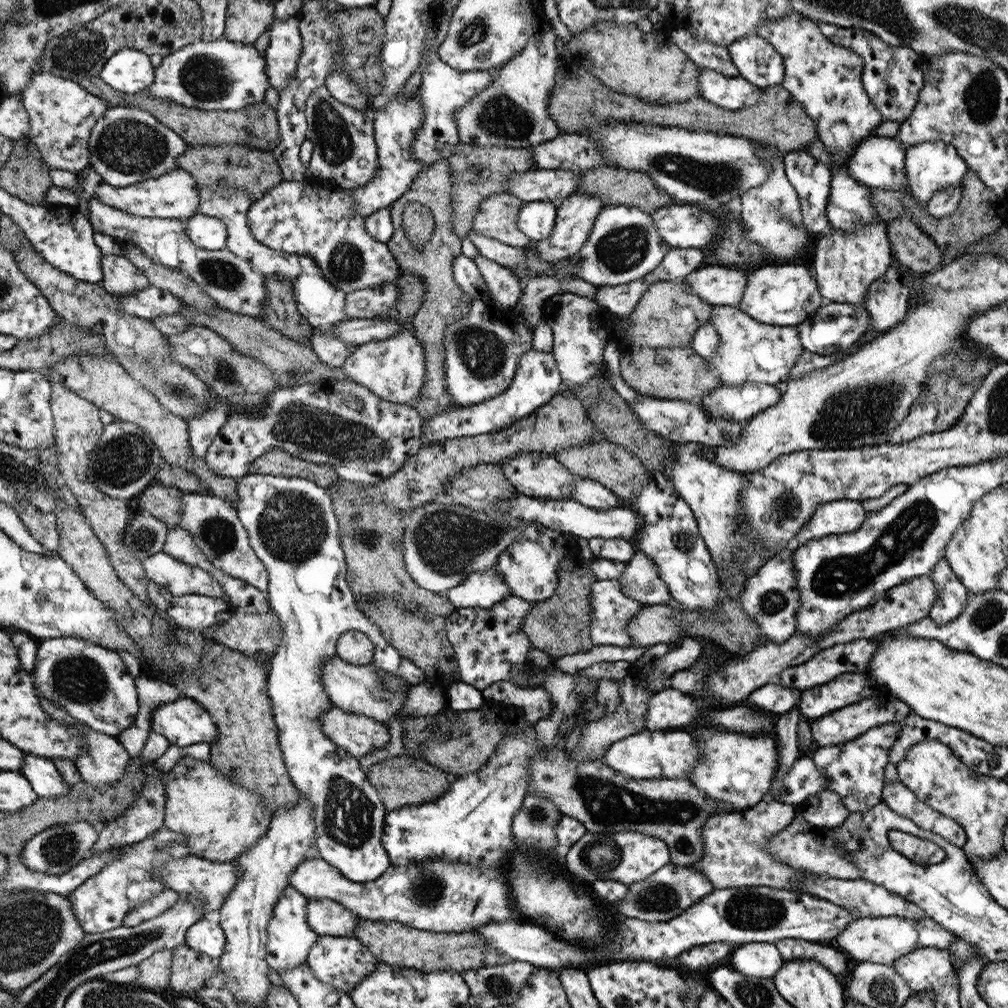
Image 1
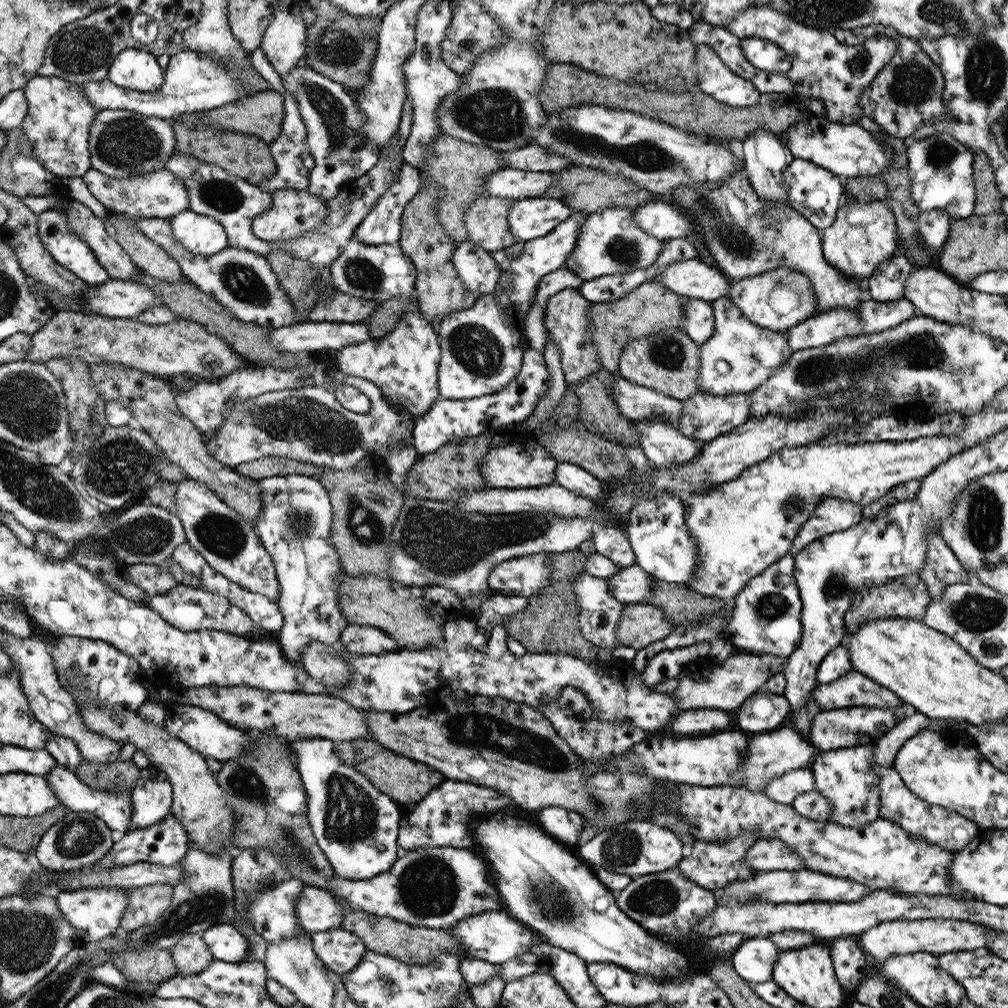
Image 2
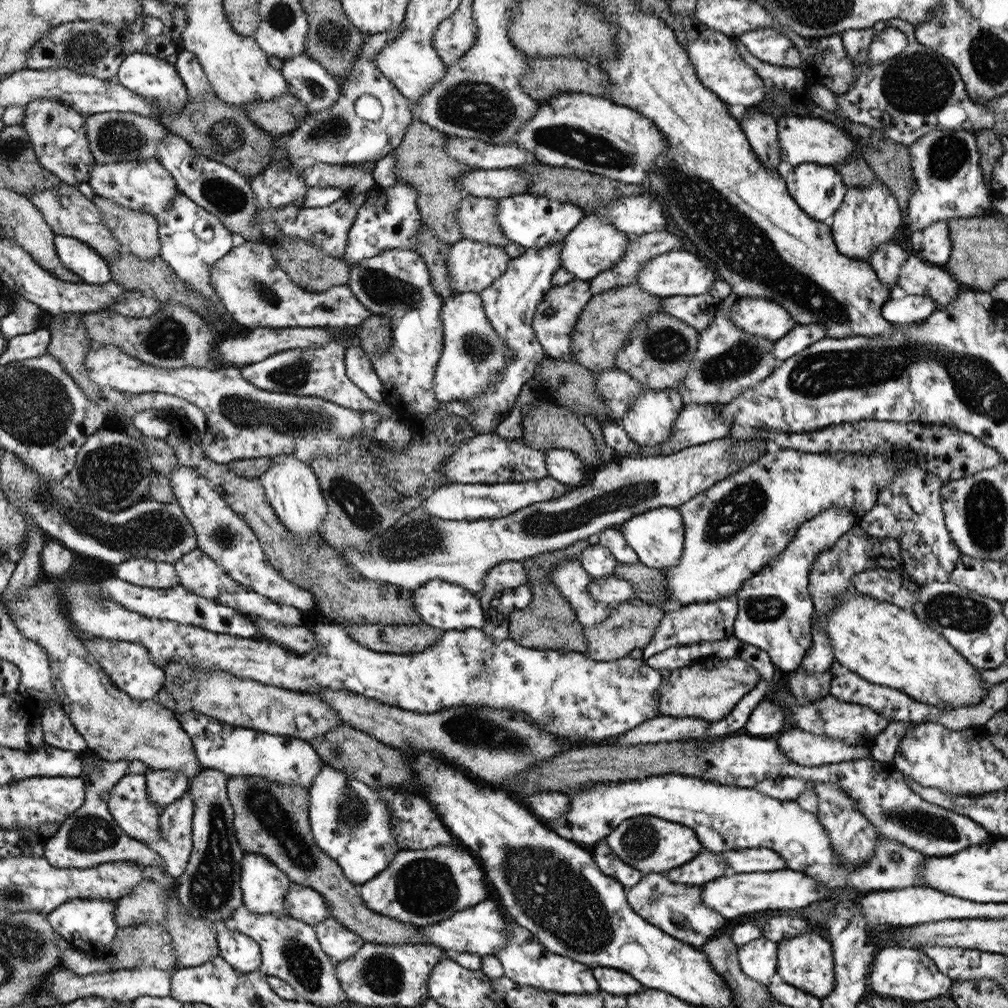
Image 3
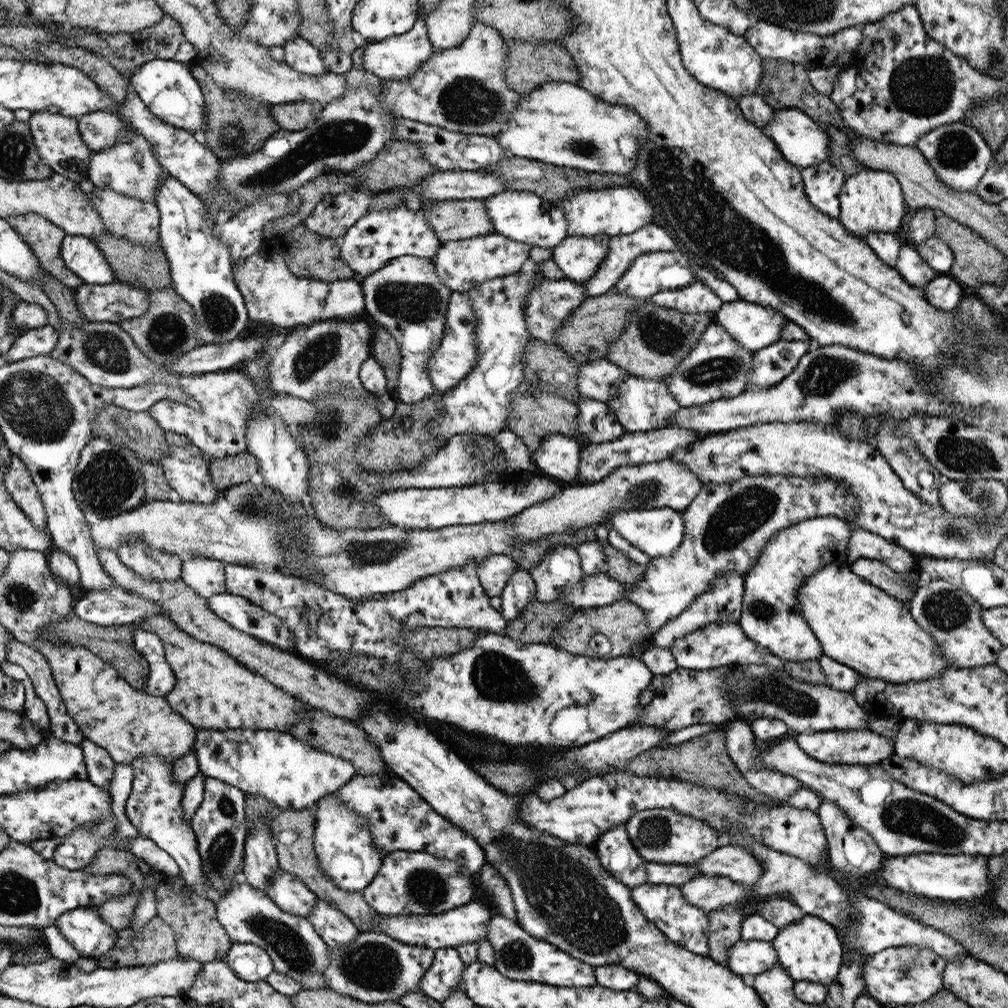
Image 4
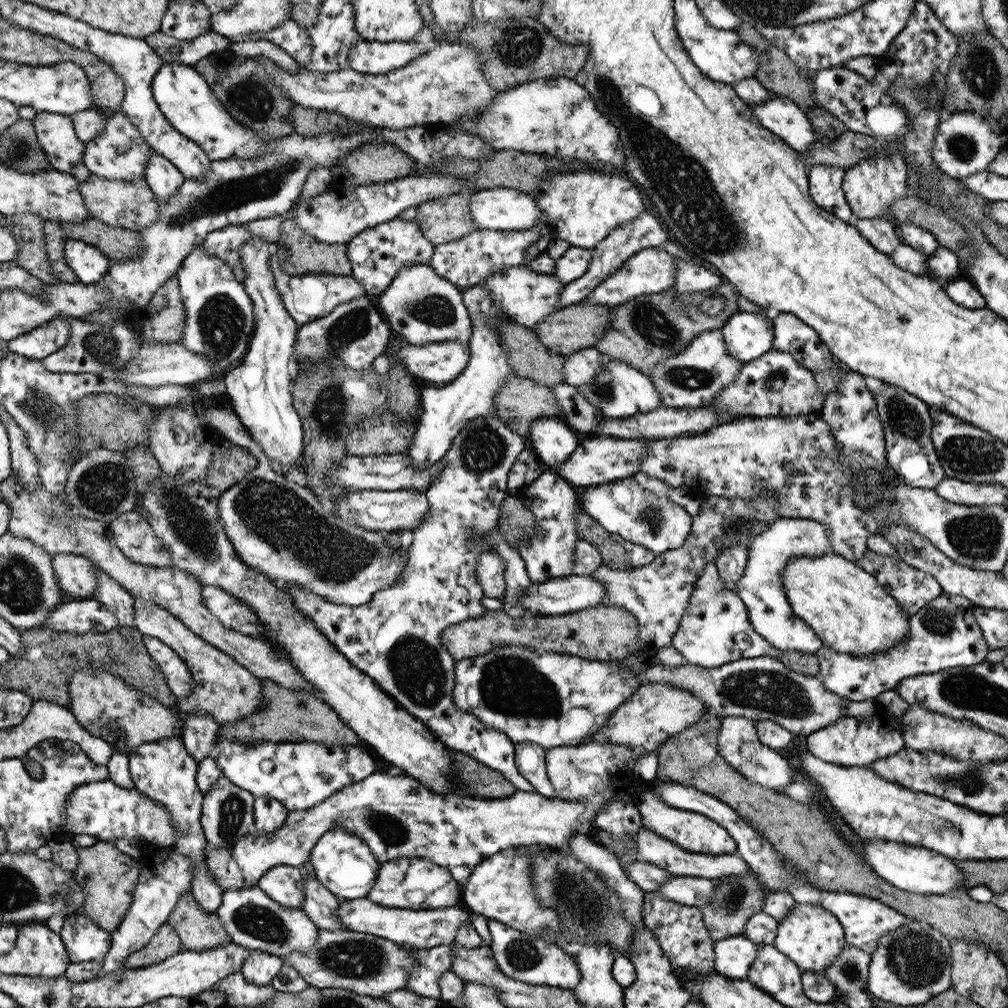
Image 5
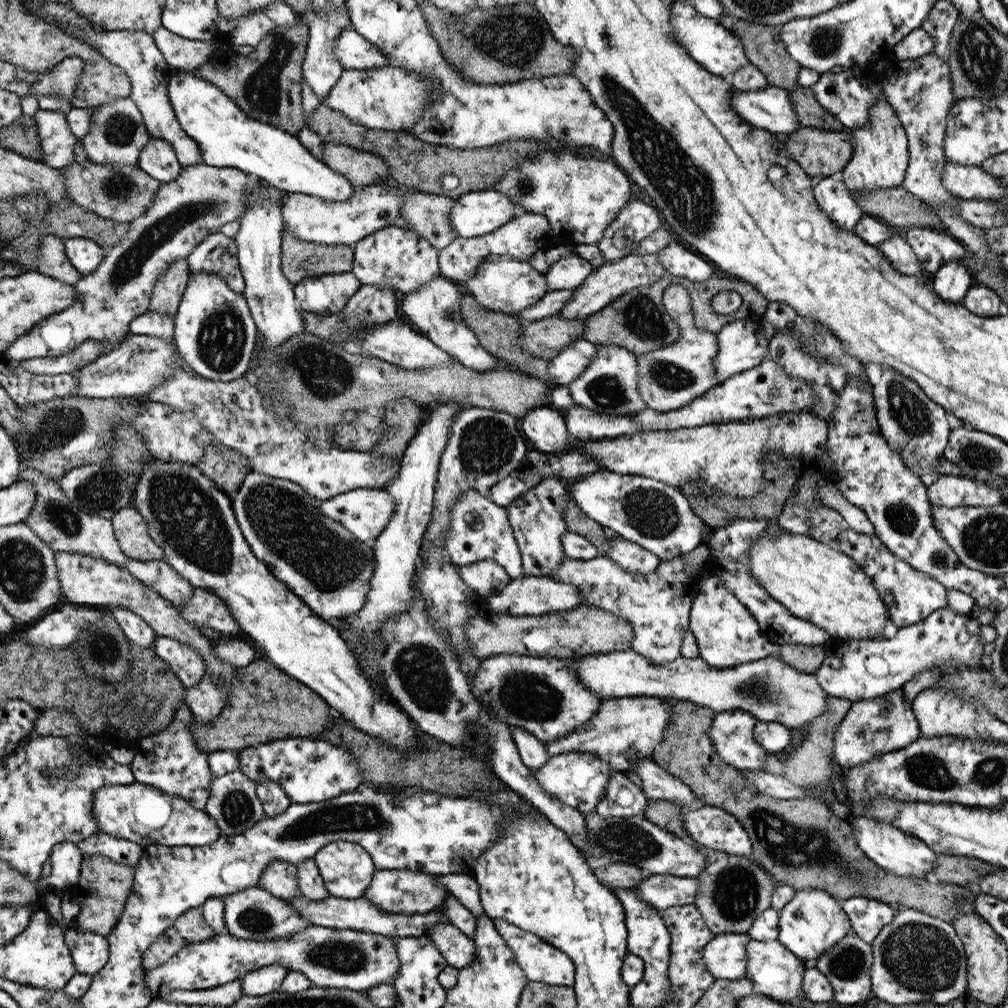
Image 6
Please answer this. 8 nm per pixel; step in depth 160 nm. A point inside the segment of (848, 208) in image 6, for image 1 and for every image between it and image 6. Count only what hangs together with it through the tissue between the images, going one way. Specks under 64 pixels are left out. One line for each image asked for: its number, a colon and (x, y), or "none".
1: (811, 178)
2: (814, 192)
3: (819, 190)
4: (822, 182)
5: (825, 182)

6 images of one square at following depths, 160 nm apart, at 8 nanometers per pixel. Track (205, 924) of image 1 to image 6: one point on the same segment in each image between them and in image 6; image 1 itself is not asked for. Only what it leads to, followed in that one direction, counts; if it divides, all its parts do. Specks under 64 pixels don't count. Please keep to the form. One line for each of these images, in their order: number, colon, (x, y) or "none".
2: (227, 944)
3: (242, 952)
4: (251, 963)
5: (259, 968)
6: (267, 979)

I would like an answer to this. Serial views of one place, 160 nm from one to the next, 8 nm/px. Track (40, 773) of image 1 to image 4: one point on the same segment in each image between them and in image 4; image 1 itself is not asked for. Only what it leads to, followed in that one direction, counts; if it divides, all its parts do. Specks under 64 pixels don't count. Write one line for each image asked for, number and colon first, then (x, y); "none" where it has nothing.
2: (115, 809)
3: (128, 802)
4: (154, 806)

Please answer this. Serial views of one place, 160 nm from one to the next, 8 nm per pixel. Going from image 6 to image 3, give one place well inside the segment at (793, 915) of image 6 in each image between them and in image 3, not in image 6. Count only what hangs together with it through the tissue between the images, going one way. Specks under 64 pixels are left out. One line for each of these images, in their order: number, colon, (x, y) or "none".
3: (806, 962)
4: (810, 949)
5: (812, 937)

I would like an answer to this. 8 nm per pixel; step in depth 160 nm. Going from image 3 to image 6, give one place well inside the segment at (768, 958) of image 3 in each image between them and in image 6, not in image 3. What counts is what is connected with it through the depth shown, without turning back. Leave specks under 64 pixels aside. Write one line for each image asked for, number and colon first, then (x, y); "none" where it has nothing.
4: (747, 957)
5: (734, 955)
6: (724, 956)

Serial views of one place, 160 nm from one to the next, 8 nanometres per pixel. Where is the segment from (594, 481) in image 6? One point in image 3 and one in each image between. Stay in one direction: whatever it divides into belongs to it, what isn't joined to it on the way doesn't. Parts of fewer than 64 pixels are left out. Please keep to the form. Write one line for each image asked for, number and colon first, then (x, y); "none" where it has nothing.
3: (657, 536)
4: (659, 532)
5: (623, 507)

